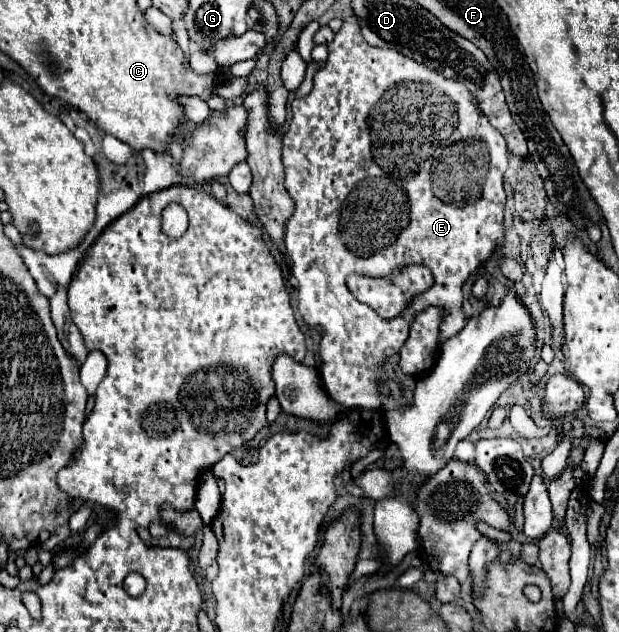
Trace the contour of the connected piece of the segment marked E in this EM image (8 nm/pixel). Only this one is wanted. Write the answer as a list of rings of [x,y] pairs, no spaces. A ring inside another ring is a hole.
[[[345,21],[327,47],[327,63],[315,73],[311,93],[301,99],[293,99],[293,117],[282,137],[285,187],[295,201],[295,211],[285,223],[283,241],[287,257],[291,259],[293,275],[299,279],[299,313],[307,325],[323,327],[325,331],[319,345],[323,387],[333,401],[347,409],[377,409],[381,407],[377,385],[381,361],[397,353],[405,343],[411,311],[421,311],[431,305],[445,307],[447,315],[441,325],[441,341],[463,329],[465,315],[461,311],[461,287],[467,277],[491,257],[503,237],[503,173],[507,165],[491,163],[487,149],[475,147],[479,141],[477,127],[481,109],[475,95],[459,81],[445,79],[395,49],[369,45],[361,37],[357,23]],[[401,113],[421,113],[425,119],[401,135]],[[425,121],[439,121],[439,133],[437,129],[425,127]],[[401,173],[409,173],[402,185]],[[407,265],[429,267],[435,283],[425,293],[413,297],[409,307],[389,321],[379,317],[379,313],[369,305],[359,303],[345,283],[351,273],[385,279],[395,269],[403,269]]]

